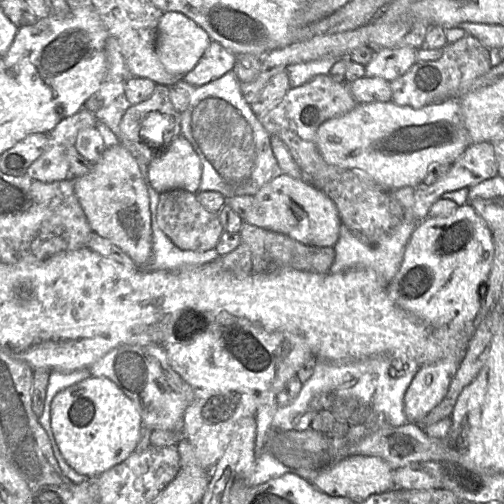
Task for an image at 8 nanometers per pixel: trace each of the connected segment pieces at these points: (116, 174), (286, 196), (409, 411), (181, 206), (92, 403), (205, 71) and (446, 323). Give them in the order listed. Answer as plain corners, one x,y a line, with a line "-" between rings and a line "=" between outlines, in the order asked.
118,143
105,149
88,174
68,179
74,182
76,196
92,231
119,247
139,268
148,265
153,245
150,200
136,157
=
285,174
269,181
253,195
253,205
244,222
316,247
334,247
342,225
338,210
328,196
310,183
=
445,358
420,367
404,397
404,413
410,423
421,423
445,397
461,360
=
170,190
161,193
157,207
157,222
163,233
181,250
205,252
215,249
223,233
219,216
208,211
197,199
196,193
=
91,376
53,398
51,427
66,462
79,474
98,477
134,453
143,423
133,401
114,382
=
211,41
198,64
183,80
193,86
205,85
231,71
235,61
234,53
=
467,203
459,206
452,215
447,217
427,217
423,221
419,222
413,231
406,246
400,268
393,279
387,283
387,292
397,306
420,318
427,325
436,328
448,328
450,330
466,330
466,333
469,333
469,335
472,336
475,331
473,320
475,319
486,294
487,281
493,263
494,252
495,245
492,231
489,229
486,222
475,211
471,204

